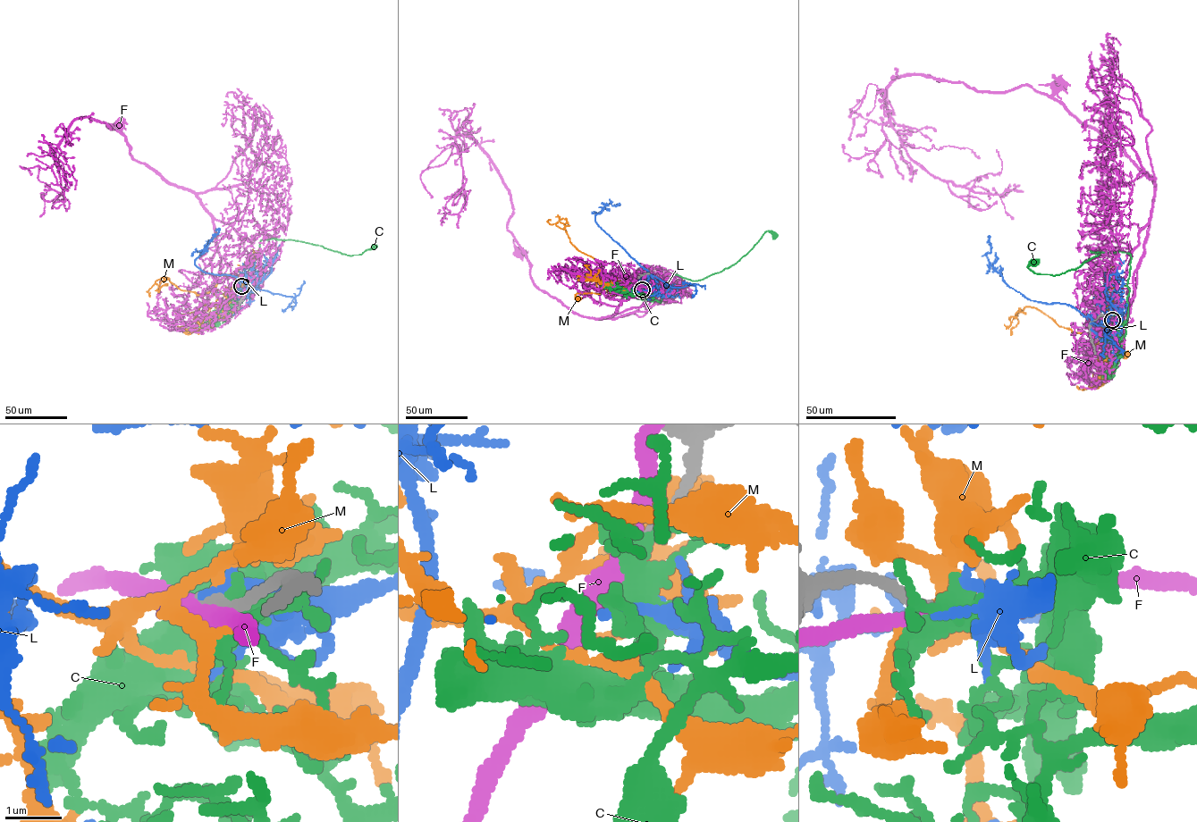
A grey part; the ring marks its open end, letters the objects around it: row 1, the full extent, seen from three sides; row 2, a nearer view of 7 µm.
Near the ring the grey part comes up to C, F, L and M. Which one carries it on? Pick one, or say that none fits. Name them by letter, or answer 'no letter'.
no letter

